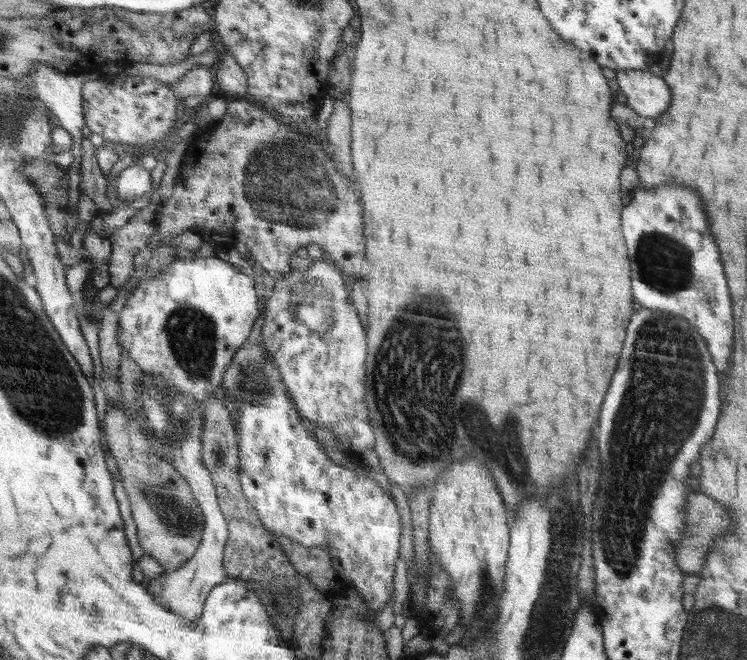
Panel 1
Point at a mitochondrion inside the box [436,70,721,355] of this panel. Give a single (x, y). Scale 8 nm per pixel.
(665, 264)

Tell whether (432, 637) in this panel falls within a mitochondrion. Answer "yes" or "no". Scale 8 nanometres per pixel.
no

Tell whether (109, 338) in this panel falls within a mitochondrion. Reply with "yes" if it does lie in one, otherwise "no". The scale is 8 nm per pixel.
no

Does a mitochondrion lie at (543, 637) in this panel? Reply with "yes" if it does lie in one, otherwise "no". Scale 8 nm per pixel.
yes

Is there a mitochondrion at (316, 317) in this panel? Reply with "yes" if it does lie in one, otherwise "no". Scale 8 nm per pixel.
yes

